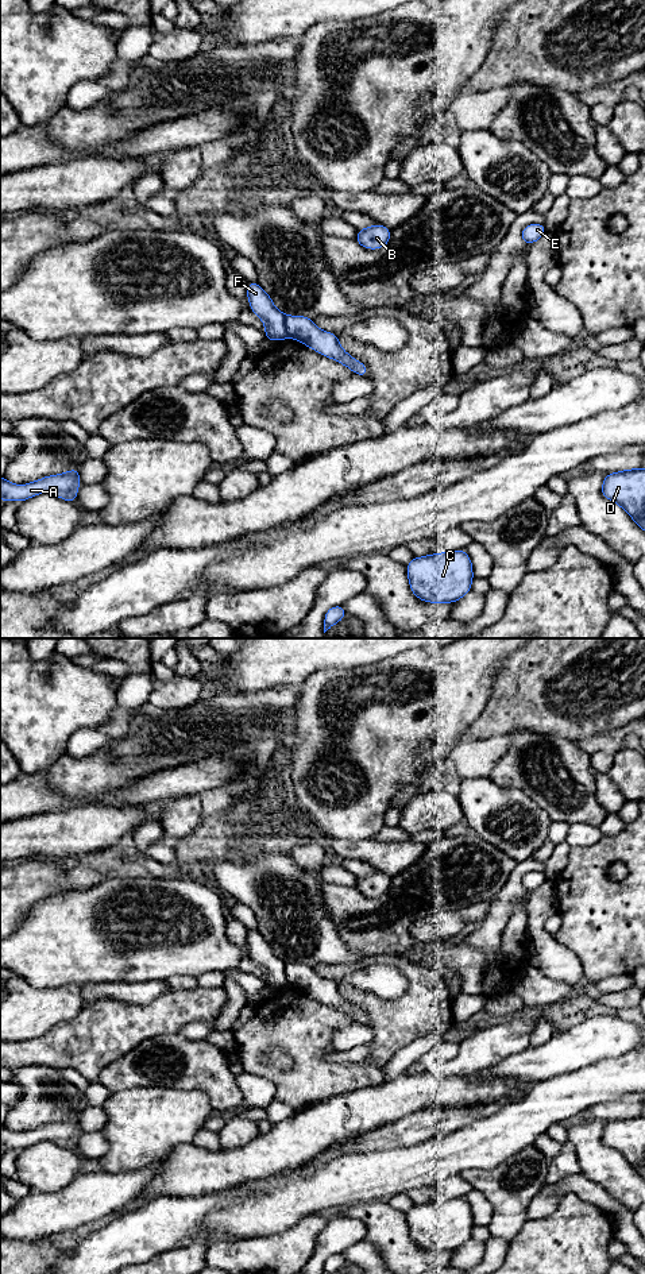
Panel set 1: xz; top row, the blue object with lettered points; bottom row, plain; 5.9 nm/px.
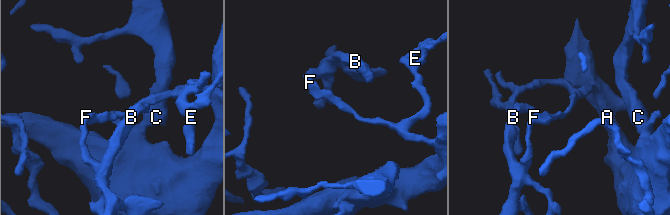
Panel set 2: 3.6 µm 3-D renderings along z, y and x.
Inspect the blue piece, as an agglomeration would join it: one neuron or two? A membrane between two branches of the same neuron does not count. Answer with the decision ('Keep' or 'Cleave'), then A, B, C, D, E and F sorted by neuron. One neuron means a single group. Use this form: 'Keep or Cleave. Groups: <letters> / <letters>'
Cleave. Groups: A C D E / B F

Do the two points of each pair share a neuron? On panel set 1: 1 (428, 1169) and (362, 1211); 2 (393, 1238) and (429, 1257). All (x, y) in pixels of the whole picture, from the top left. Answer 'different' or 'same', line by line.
1: different
2: same

